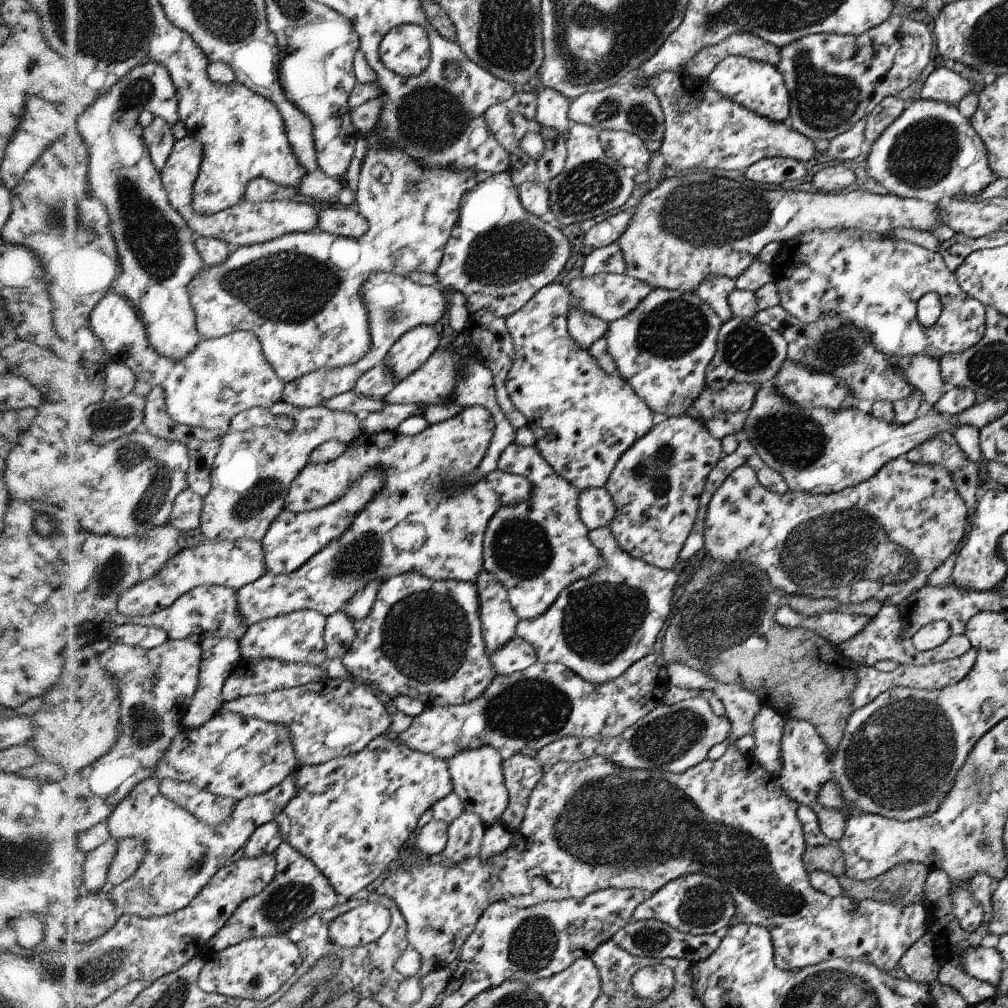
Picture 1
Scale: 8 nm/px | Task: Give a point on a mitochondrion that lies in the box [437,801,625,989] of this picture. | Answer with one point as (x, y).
(533, 944)

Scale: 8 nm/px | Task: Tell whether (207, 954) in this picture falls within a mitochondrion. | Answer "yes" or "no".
no

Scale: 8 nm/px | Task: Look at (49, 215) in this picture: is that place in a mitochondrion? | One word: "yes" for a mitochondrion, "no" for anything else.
yes

